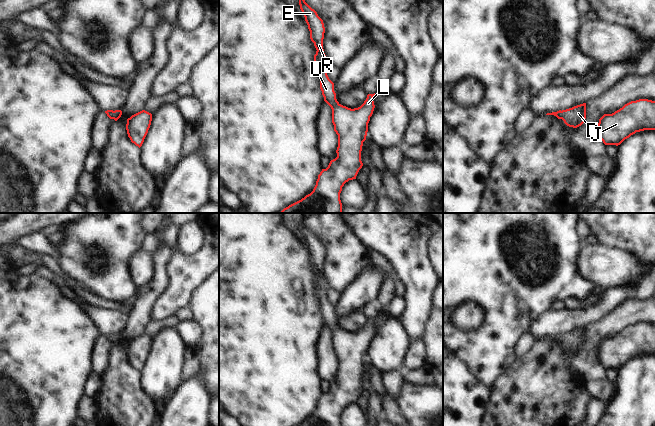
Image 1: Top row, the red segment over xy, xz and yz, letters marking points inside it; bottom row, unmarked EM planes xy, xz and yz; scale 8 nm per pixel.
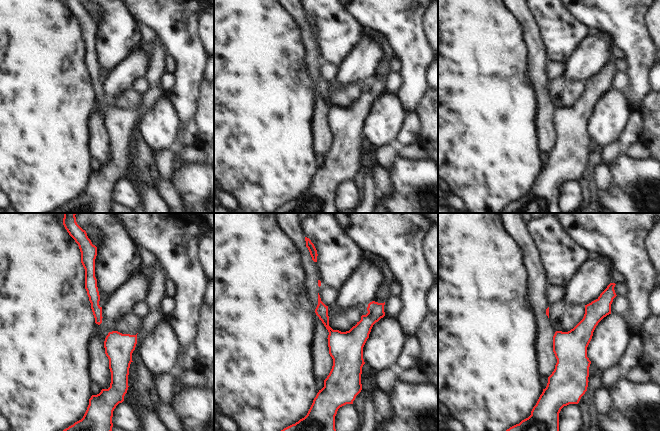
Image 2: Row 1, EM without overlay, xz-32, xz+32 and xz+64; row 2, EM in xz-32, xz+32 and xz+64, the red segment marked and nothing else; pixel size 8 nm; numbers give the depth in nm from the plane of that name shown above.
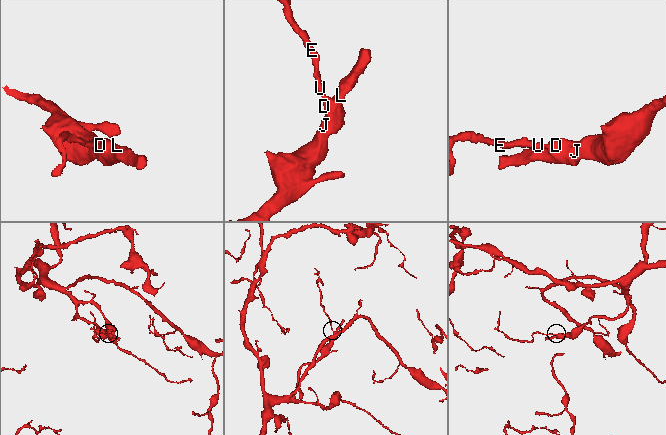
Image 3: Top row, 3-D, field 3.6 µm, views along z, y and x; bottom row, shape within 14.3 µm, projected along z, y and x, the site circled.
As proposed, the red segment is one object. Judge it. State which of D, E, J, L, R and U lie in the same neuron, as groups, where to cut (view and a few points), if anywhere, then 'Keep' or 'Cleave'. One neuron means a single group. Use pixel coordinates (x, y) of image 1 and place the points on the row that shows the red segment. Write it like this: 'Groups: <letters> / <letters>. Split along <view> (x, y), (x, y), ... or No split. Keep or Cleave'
Groups: D E J L R U. No split. Keep.

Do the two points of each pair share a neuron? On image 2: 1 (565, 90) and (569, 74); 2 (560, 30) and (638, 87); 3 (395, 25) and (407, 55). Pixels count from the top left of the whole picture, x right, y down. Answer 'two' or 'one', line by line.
1: two
2: two
3: one

